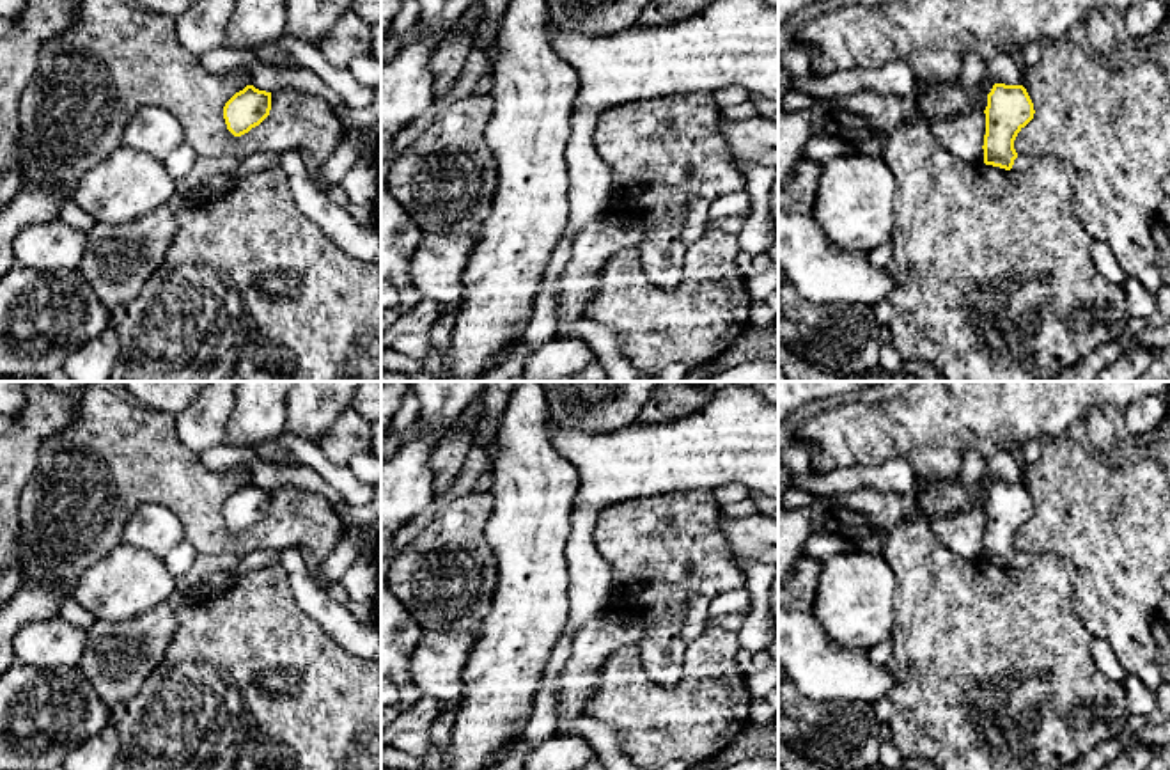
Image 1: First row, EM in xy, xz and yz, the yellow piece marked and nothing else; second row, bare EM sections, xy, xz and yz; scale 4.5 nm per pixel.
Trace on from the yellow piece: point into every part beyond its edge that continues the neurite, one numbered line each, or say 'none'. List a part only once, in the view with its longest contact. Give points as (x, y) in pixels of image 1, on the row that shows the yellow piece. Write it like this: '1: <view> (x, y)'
none

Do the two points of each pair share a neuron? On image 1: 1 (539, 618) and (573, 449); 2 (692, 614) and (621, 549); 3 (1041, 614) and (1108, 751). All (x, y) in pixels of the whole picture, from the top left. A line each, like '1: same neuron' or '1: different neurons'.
1: different neurons
2: different neurons
3: different neurons

